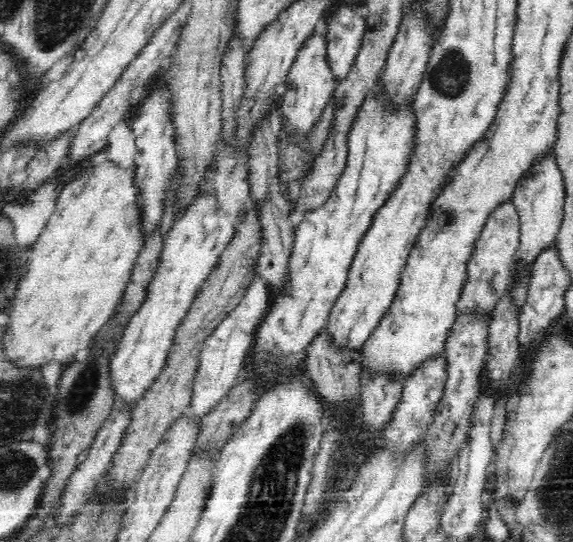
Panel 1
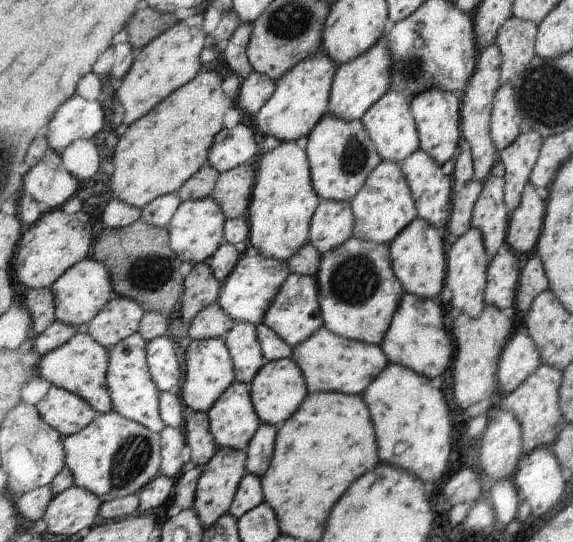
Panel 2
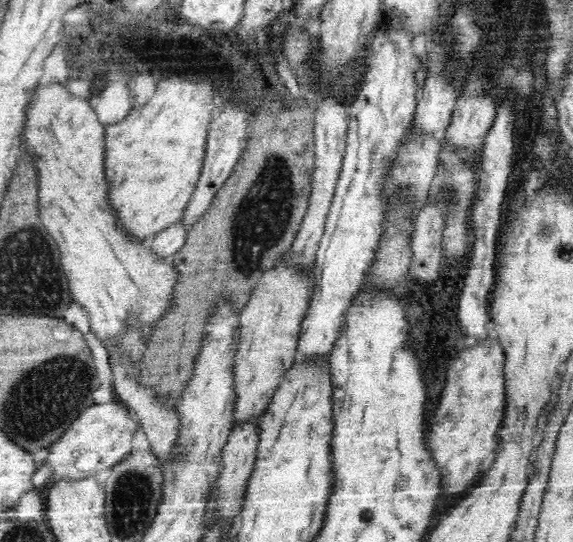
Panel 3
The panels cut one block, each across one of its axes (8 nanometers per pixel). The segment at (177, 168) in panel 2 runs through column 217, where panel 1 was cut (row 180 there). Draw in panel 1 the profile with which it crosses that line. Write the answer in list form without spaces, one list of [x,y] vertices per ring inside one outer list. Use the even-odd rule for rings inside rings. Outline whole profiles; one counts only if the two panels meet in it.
[[[106,160],[100,166],[84,170],[74,182],[61,190],[44,232],[33,244],[34,254],[28,256],[28,260],[32,260],[32,270],[24,276],[16,308],[10,314],[12,322],[8,328],[12,328],[12,336],[8,336],[4,344],[8,344],[8,356],[12,356],[16,364],[24,364],[24,368],[28,368],[28,364],[42,366],[52,360],[72,363],[74,354],[88,348],[97,332],[117,312],[146,240],[142,189],[135,180],[135,172],[135,164],[122,168]]]

